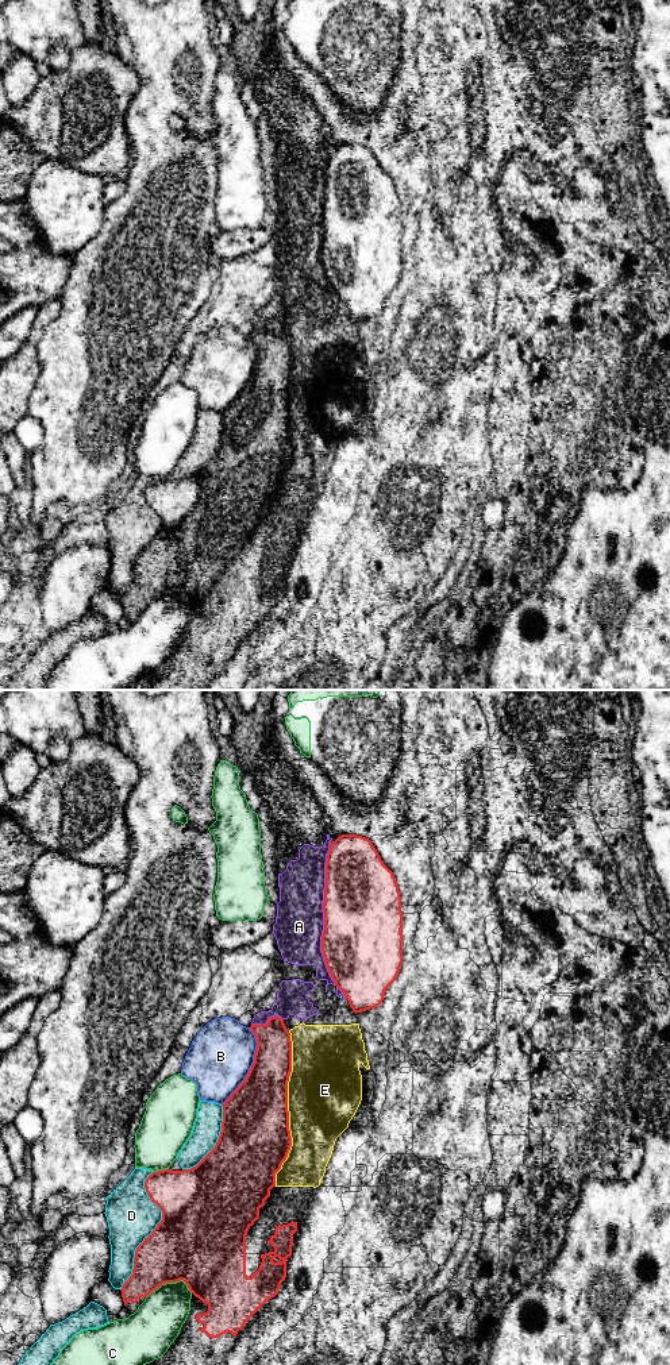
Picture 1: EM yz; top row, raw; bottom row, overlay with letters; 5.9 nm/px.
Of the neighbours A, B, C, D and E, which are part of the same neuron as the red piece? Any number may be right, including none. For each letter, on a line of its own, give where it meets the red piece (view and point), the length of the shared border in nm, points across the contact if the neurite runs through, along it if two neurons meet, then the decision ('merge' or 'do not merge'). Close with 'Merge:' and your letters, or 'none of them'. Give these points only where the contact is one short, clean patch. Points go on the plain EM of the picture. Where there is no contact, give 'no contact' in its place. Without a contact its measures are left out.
A: yz (324, 230) | 950 nm | do not merge
B: yz (251, 376) | 500 nm | do not merge
C: yz (170, 590) | 280 nm | do not merge
D: yz (153, 539) | 750 nm | do not merge
E: yz (287, 417) | 900 nm | do not merge
Merge: none of them

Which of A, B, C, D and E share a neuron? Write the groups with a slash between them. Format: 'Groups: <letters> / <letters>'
Groups: A E / B / C / D

